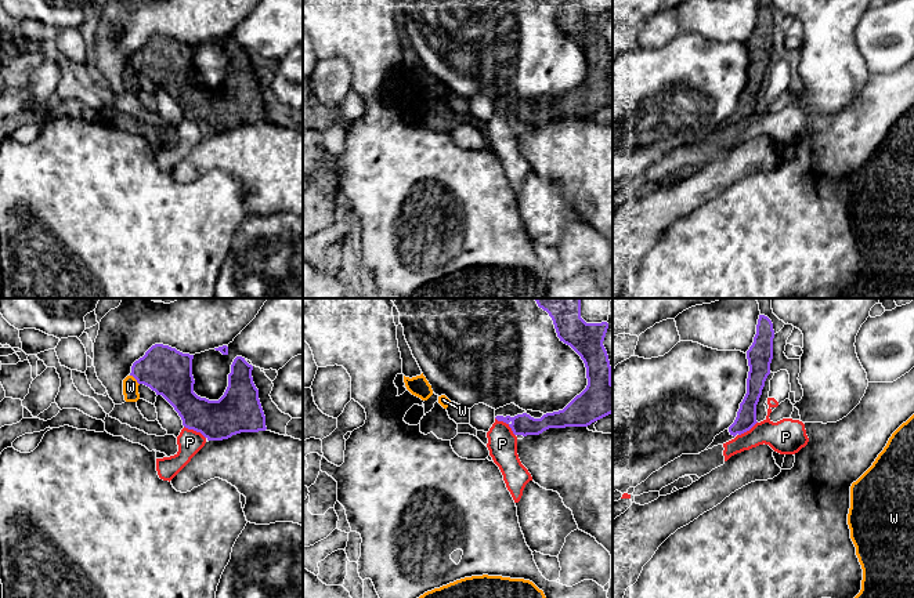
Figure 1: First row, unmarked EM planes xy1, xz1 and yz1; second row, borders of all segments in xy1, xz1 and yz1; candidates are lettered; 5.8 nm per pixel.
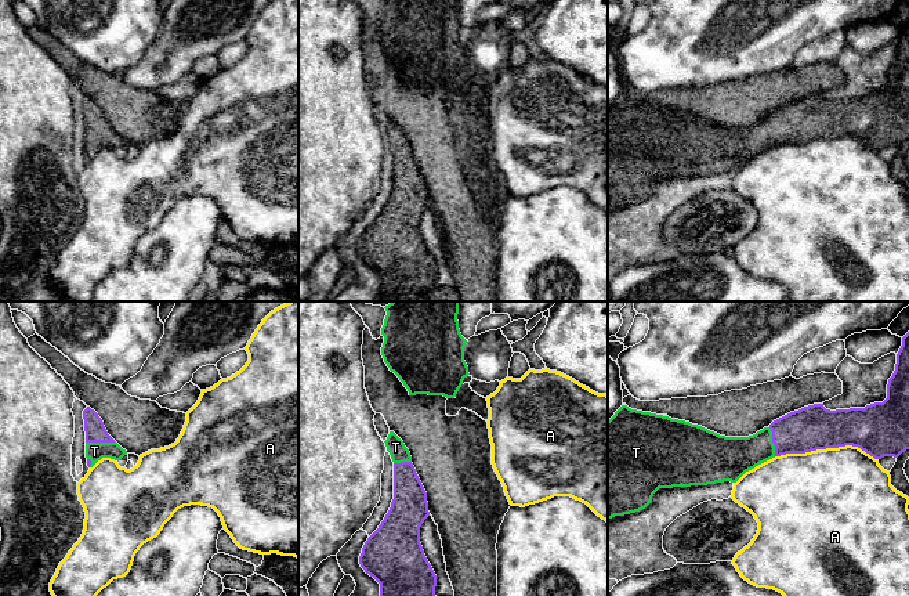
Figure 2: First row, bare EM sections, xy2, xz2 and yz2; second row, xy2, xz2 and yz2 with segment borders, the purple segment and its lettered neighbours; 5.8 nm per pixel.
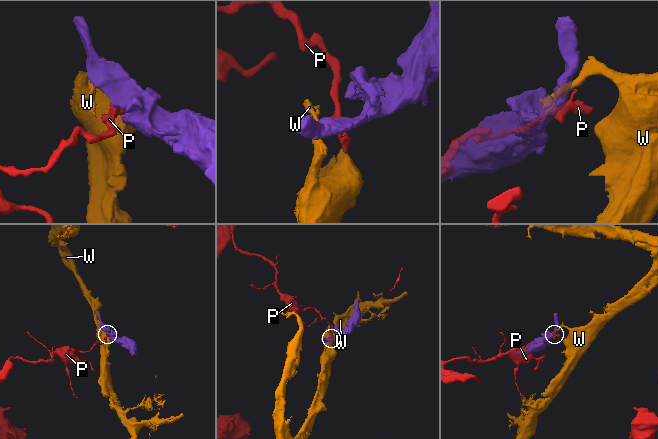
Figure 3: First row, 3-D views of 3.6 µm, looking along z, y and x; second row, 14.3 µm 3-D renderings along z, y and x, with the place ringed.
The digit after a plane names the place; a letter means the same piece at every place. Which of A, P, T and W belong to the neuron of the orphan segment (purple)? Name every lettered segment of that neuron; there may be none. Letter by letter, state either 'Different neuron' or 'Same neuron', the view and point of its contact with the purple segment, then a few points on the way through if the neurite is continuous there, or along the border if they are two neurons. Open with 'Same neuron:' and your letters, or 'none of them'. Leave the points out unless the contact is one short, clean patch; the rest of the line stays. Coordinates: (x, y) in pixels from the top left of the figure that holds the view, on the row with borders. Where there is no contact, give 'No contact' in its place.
Same neuron: T
A: Different neuron. Touches purple at yz2 (826, 447)
P: Different neuron. Touches purple at xz1 (506, 423). Boundary: xz1 (495, 417), (502, 420), (515, 435)
T: Same neuron. Touches purple at xy2 (100, 441). Path across: xy2 (96, 432), (100, 441), (94, 451)
W: Different neuron. Touches purple at xy1 (136, 379). Boundary: xy1 (130, 374), (138, 384)

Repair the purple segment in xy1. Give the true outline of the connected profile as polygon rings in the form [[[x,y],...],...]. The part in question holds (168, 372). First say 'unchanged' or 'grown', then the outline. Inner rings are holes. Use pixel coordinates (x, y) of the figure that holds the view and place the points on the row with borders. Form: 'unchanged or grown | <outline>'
unchanged | [[[155,344],[133,363],[130,376],[162,395],[178,413],[183,425],[200,432],[207,441],[267,430],[259,389],[252,377],[253,366],[245,358],[234,359],[228,387],[218,401],[194,392],[192,359],[194,355]]]

